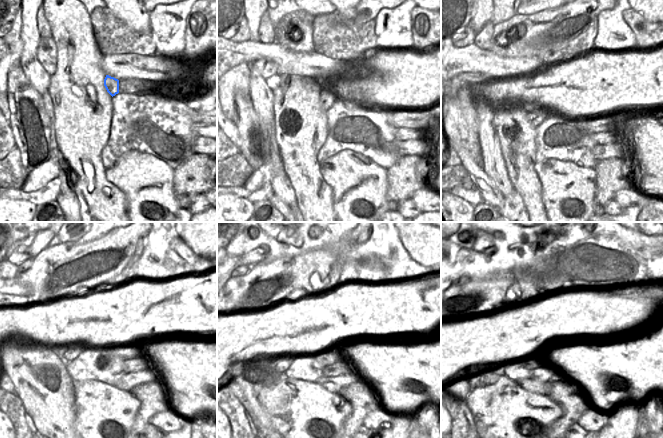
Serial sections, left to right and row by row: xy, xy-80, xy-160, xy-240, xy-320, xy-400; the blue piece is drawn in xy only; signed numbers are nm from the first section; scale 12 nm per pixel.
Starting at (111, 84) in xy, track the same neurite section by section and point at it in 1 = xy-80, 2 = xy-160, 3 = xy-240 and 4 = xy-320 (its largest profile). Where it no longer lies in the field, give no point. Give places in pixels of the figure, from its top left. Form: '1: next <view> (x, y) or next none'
1: next xy-80 (328, 96)
2: next xy-160 (541, 112)
3: next xy-240 (52, 371)
4: next xy-320 (274, 366)

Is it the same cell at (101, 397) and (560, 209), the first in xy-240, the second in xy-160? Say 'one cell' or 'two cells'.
one cell

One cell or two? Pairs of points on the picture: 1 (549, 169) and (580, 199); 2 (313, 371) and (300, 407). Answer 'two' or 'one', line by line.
1: one
2: two

